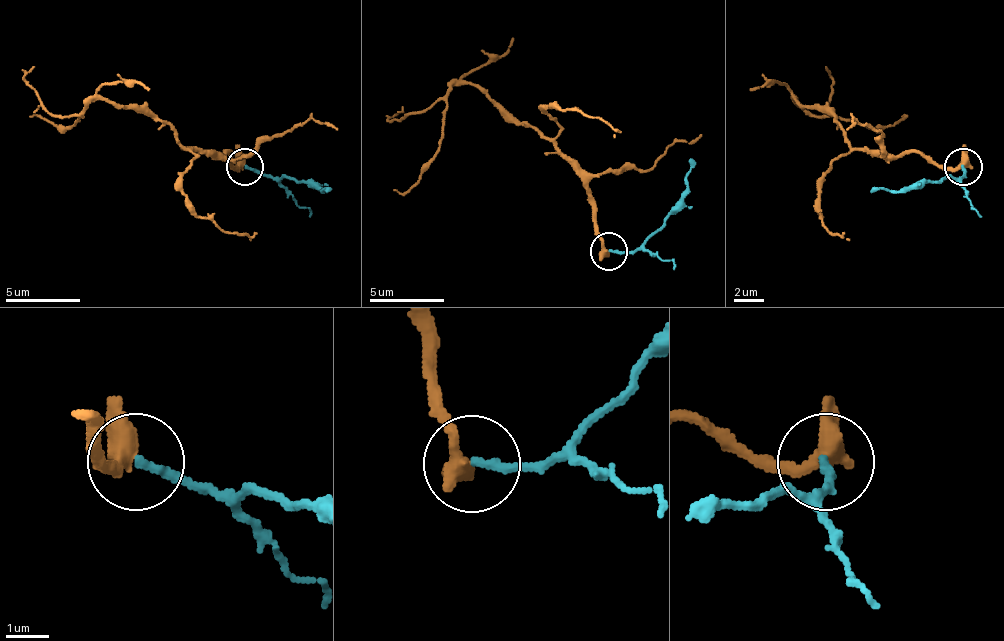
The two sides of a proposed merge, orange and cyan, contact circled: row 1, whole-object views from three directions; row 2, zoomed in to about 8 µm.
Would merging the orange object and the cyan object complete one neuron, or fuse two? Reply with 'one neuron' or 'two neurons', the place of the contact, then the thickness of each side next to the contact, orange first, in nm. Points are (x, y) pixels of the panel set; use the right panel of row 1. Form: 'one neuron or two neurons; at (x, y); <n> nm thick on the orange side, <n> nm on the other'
two neurons; at (963, 167); 420 nm thick on the orange side, 190 nm on the other

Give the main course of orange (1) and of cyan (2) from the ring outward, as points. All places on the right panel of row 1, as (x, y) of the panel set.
1: (962, 167), (918, 153), (873, 156), (851, 145), (828, 112), (795, 101), (813, 115), (880, 127), (903, 115)
2: (962, 167), (962, 175), (936, 182), (899, 190), (869, 190)

